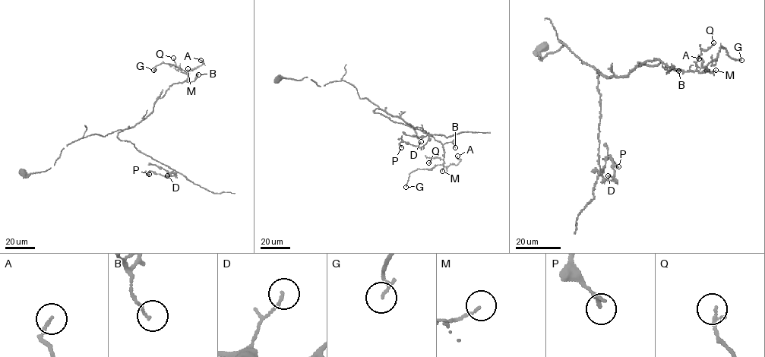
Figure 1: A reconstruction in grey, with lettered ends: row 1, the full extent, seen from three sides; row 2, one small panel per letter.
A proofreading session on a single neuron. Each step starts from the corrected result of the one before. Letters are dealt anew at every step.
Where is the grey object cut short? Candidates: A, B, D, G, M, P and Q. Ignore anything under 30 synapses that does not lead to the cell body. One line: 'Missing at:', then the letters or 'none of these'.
Missing at: none of these

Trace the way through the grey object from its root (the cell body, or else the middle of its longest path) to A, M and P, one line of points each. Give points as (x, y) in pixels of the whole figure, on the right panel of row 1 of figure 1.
A: (544, 45), (538, 59), (559, 48), (560, 41), (607, 78), (655, 59), (673, 69), (709, 71), (699, 58)
M: (544, 45), (538, 59), (559, 48), (560, 41), (607, 78), (623, 77), (655, 59), (684, 71), (716, 70)
P: (544, 45), (538, 59), (559, 48), (560, 41), (597, 71), (599, 174), (614, 181), (612, 159), (618, 166)

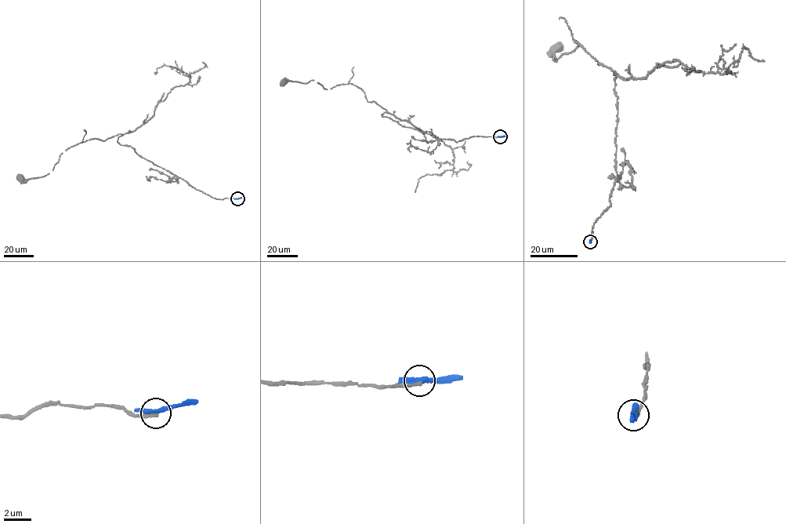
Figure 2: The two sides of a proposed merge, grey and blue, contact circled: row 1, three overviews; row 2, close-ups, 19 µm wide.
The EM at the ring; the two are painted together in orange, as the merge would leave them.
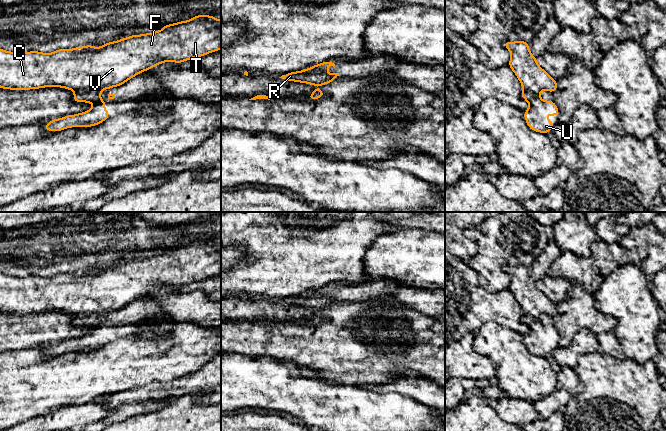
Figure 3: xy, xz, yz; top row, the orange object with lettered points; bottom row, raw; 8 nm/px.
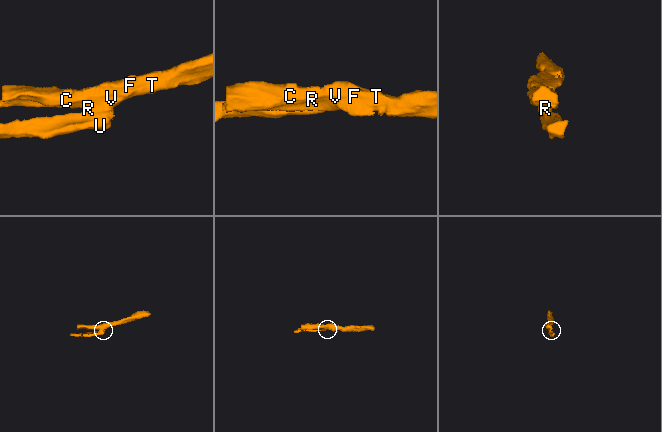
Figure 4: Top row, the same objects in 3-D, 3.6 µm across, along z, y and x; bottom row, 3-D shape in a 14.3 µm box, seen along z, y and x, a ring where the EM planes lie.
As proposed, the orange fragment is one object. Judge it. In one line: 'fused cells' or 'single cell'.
fused cells

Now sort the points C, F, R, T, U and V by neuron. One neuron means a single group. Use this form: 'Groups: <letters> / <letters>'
Groups: C F R T V / U

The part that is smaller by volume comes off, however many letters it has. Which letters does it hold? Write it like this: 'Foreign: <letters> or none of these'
Foreign: U

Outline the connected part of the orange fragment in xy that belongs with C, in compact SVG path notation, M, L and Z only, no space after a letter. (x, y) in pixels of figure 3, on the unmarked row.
M197 239L188 245L166 249L159 255L134 258L98 272L86 269L58 273L53 277L17 277L0 273L0 312L23 315L53 310L73 315L104 314L120 310L163 286L182 287L220 273L221 243L208 239Z

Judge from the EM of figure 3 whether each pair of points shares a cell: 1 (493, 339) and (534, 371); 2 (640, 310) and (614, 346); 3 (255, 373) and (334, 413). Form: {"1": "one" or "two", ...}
{"1": "one", "2": "two", "3": "one"}

